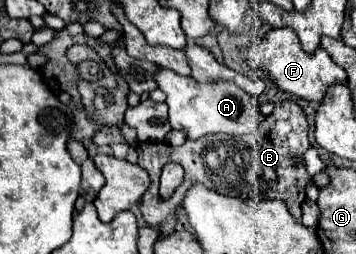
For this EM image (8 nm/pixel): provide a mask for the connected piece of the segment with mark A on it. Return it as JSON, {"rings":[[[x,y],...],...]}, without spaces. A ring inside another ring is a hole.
{"rings":[[[158,68],[154,74],[158,88],[166,94],[166,104],[170,110],[170,124],[174,130],[186,130],[190,140],[202,138],[206,134],[252,134],[264,120],[252,98],[240,90],[234,82],[196,82],[192,76],[178,76],[168,68]]]}

